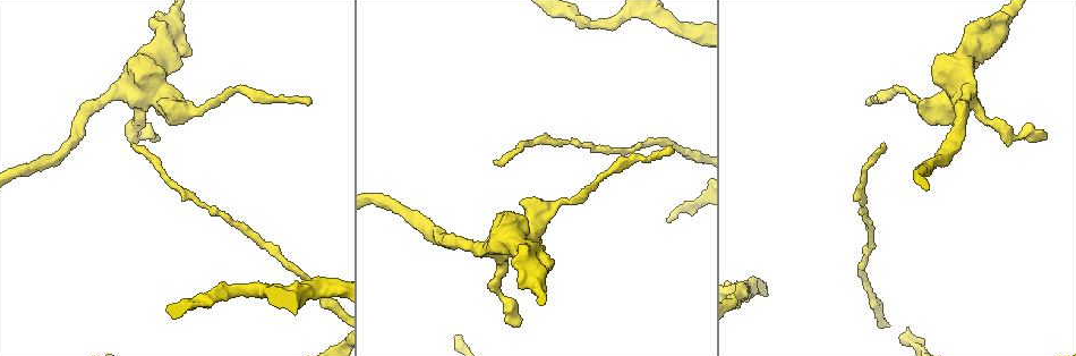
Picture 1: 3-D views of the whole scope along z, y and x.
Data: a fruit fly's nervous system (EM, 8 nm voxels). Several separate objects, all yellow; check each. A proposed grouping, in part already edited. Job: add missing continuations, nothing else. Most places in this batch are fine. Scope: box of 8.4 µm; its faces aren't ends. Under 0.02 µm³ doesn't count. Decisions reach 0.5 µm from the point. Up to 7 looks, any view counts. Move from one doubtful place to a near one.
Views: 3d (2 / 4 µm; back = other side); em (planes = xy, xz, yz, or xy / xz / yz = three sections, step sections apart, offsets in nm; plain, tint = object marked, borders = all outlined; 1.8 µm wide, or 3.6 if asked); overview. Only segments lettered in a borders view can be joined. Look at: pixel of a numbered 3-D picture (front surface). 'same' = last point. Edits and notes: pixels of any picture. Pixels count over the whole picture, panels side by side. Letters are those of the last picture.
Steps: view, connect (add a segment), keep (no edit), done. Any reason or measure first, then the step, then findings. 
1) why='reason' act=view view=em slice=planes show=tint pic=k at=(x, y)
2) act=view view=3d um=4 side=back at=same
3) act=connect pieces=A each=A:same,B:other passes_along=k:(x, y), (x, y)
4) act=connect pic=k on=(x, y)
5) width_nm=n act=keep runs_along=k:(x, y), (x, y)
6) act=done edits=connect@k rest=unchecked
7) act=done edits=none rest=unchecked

why='thin end' act=view view=em slice=planes show=tint pic=1 at=(494, 161)

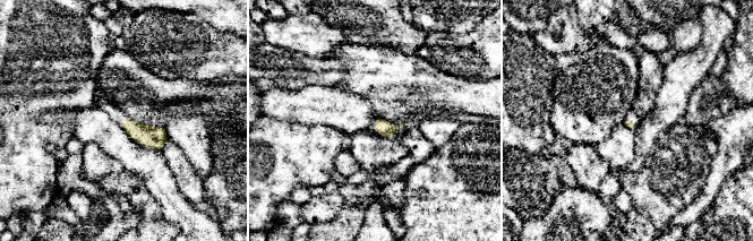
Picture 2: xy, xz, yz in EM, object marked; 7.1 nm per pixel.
why='see the neighbours' act=view view=em slice=planes show=borders at=same

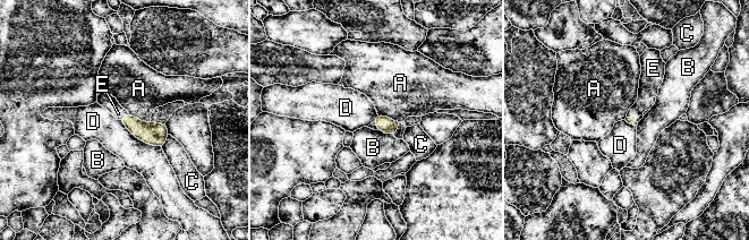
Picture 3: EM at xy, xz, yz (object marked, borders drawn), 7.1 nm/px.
longest_contact=D:380nm act=connect pieces=E each=A:other,B:other,C:other,D:other,E:same passes_along=3:(149, 133), (122, 118), (109, 102) found='it goes on there'

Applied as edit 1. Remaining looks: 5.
why='calibre changes' act=view view=em slice=xy step=8 show=tint pic=1 at=(538, 212)

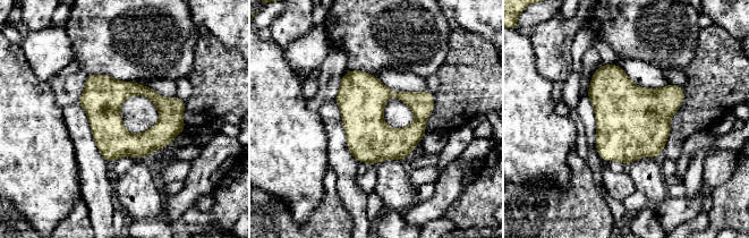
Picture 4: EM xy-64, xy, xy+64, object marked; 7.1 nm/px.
why='cut it another way' act=view view=em slice=planes show=borders at=same

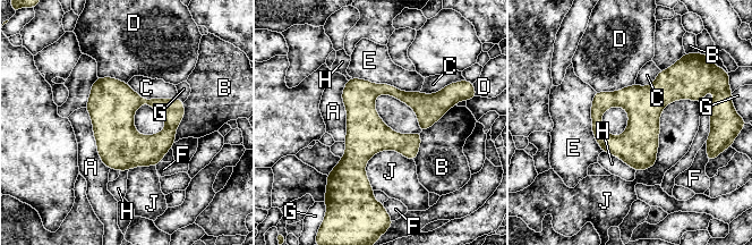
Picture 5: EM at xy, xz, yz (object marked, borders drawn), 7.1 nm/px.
width_nm=280 act=keep each=A:other,B:other,C:other,D:other,E:other,F:other,G:other,H:other,J:other border=5:(699, 102), (637, 171) found='no lettered segment goes on from it'

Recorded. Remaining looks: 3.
why='thin end' act=view view=3d um=4 pic=1 at=(311, 103)

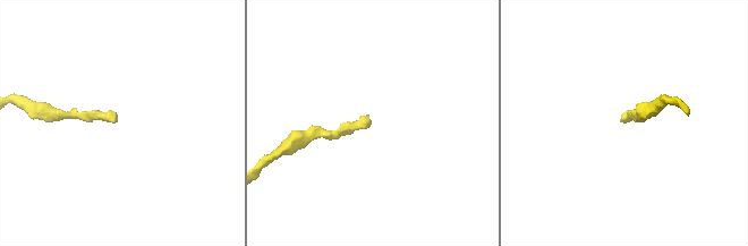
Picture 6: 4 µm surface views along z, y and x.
act=view view=em slice=planes show=borders pic=6 at=(625, 118)

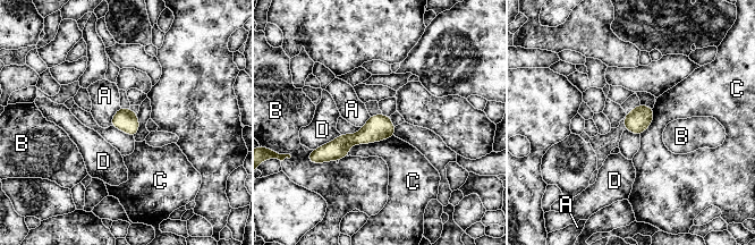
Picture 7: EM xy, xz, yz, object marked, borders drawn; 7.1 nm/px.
act=keep each=A:other,B:other,C:other,D:other border=7:(393, 135), (353, 144), (347, 155) found='none of them fits'

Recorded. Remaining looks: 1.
act=done edits=connect@3 rest=unchecked

